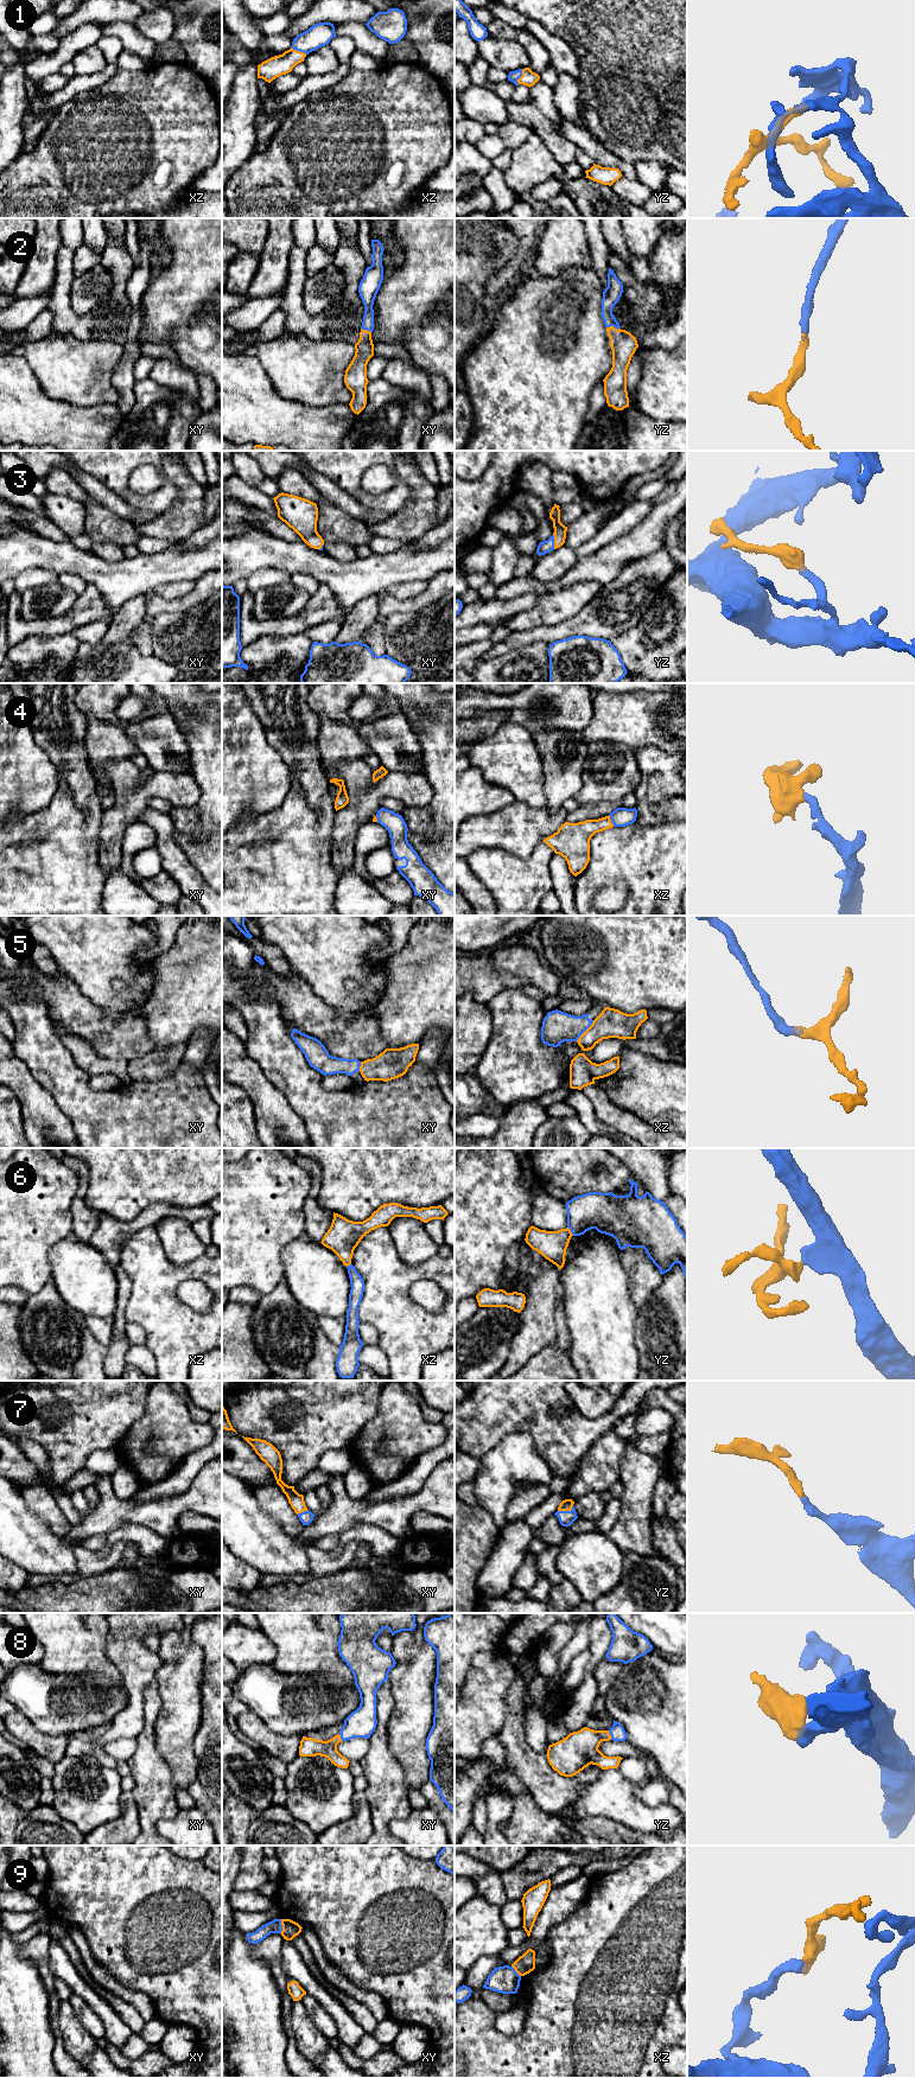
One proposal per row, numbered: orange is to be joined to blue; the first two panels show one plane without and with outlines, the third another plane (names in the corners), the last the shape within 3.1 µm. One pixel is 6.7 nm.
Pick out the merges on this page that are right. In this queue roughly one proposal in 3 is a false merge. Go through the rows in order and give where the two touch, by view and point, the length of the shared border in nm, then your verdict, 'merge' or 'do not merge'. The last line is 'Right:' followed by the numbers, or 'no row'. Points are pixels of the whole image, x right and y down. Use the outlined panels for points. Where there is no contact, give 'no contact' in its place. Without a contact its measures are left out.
1: contact xz (299, 50); length 120 nm; merge
2: contact yz (612, 325); length 90 nm; merge
3: contact yz (553, 541); length 100 nm; merge
4: contact xz (611, 821); length 90 nm; merge
5: contact xz (585, 1030); length 190 nm; do not merge
6: contact yz (571, 1231); length 80 nm; do not merge
7: contact yz (566, 1511); length 110 nm; merge
8: contact yz (610, 1734); length 70 nm; merge
9: contact xy (281, 1926); length 100 nm; do not merge
Right: 1, 2, 3, 4, 7, 8

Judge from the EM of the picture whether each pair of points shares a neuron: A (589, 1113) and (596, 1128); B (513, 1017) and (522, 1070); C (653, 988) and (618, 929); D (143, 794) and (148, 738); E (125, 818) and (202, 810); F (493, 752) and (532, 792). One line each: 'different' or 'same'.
A: same
B: same
C: same
D: different
E: different
F: same

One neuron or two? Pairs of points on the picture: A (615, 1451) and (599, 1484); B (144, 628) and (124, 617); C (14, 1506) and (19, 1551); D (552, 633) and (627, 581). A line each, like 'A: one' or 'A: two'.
A: one
B: two
C: one
D: one

